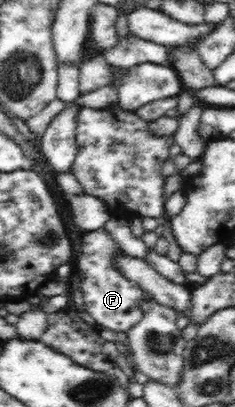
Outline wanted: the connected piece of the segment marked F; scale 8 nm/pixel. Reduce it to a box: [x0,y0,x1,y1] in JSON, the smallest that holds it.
[75,228,149,333]

